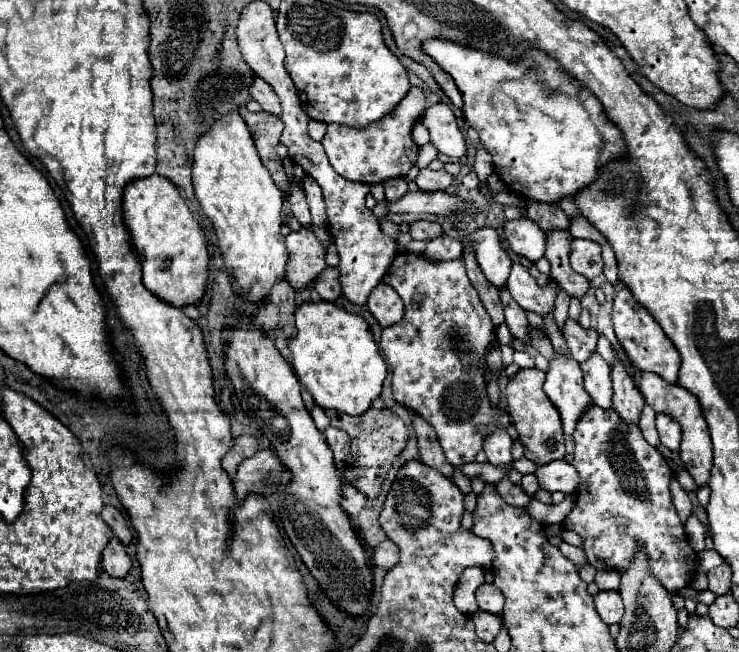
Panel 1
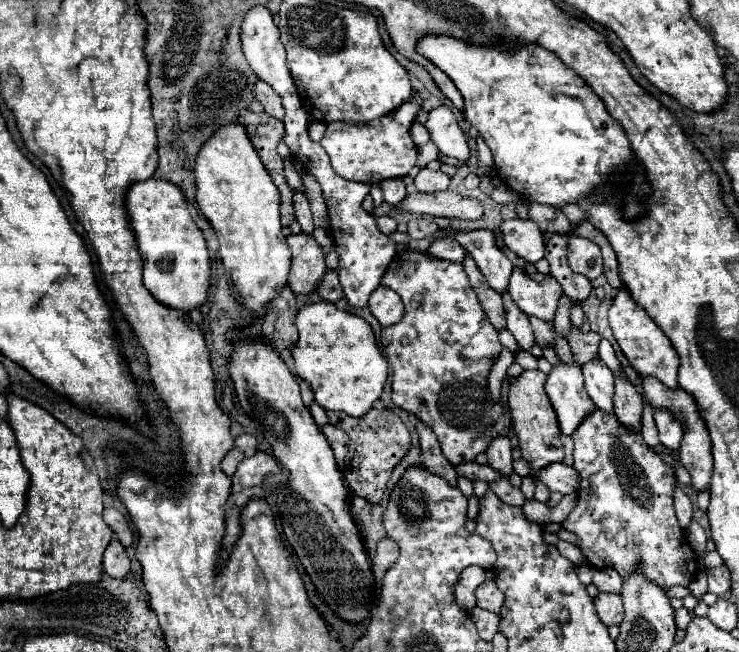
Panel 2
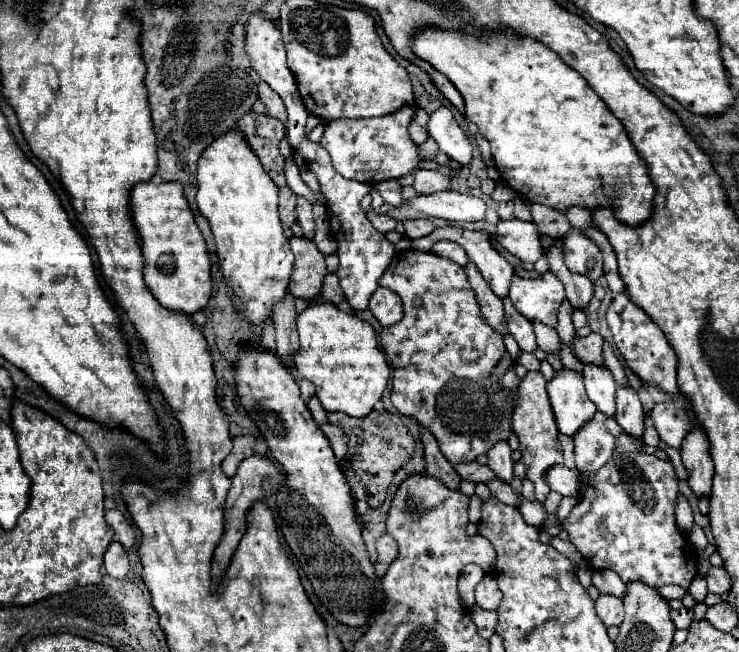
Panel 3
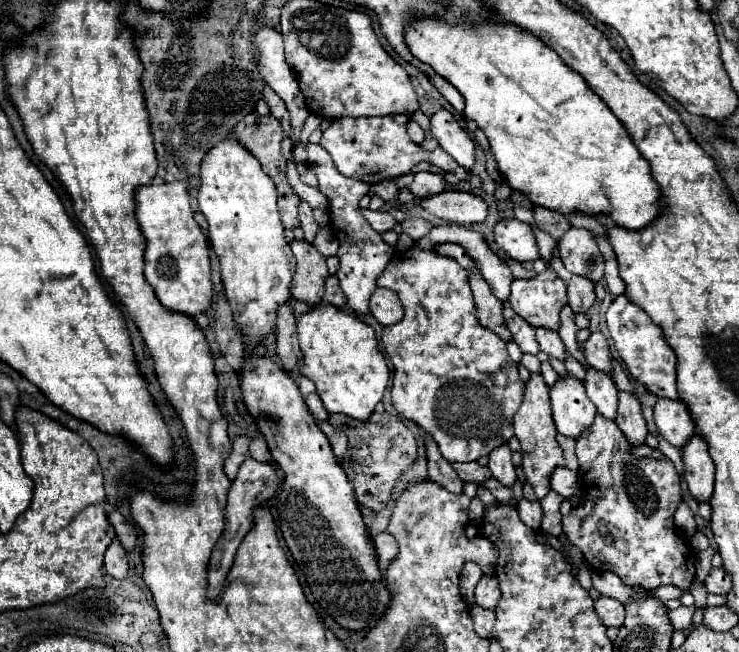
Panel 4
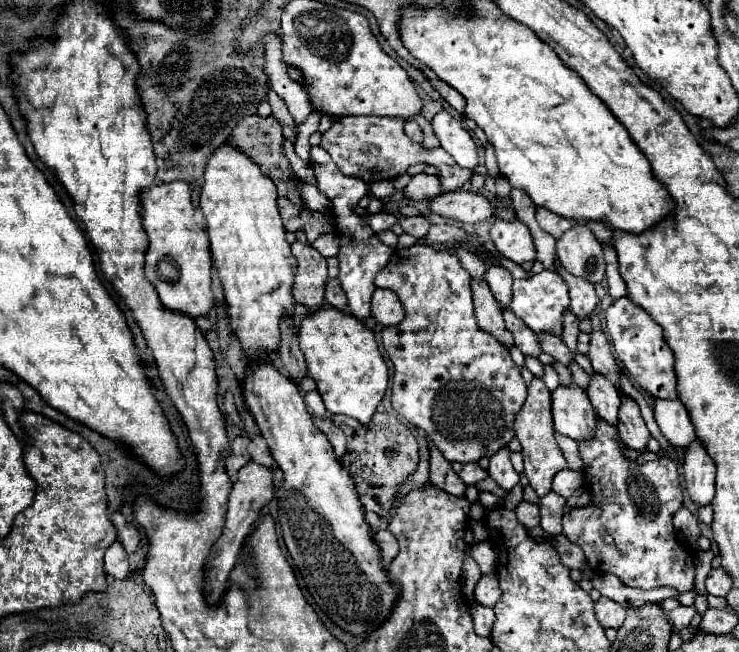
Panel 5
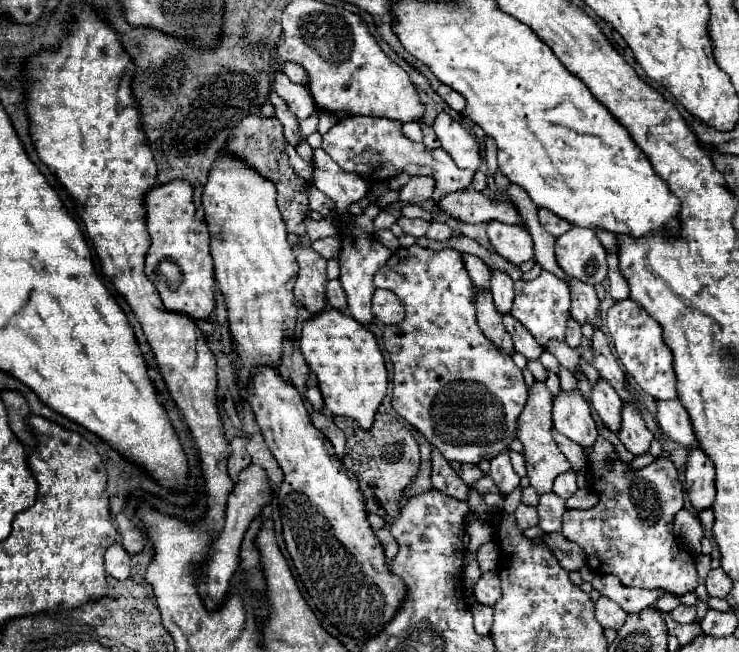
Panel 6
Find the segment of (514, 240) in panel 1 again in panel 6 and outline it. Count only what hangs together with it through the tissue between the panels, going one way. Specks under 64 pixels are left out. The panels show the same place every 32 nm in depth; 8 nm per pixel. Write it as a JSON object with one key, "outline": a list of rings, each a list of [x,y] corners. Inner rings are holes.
{"outline":[[[490,222],[488,224],[488,240],[496,254],[506,258],[512,264],[522,264],[534,258],[534,244],[532,236],[522,226]]]}

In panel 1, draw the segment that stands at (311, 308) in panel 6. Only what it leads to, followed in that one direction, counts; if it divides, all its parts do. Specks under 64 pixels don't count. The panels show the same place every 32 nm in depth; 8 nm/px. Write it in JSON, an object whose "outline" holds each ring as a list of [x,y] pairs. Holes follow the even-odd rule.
{"outline":[[[298,230],[286,236],[286,246],[290,250],[286,280],[294,290],[306,290],[326,268],[324,246],[316,240],[312,230]]]}

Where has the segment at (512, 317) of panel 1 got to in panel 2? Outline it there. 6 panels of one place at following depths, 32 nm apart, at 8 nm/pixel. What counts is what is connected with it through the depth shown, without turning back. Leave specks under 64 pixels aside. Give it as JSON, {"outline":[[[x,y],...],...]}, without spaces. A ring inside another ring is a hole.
{"outline":[[[502,294],[504,300],[504,310],[506,310],[506,322],[508,322],[508,332],[516,338],[518,346],[522,350],[530,350],[536,340],[534,340],[534,332],[530,326],[530,320],[524,312],[520,312],[520,308],[516,308],[516,304],[512,304],[512,298],[506,294]]]}

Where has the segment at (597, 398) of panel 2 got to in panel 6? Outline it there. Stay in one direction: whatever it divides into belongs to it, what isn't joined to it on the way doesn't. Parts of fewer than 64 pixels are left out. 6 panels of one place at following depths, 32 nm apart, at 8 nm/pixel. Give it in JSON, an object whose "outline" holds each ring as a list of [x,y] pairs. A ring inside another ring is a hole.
{"outline":[[[600,380],[594,388],[592,388],[592,404],[596,408],[596,412],[600,414],[604,426],[618,434],[620,432],[620,412],[622,412],[622,402],[620,402],[620,396],[614,392],[614,388],[606,382],[606,380]]]}

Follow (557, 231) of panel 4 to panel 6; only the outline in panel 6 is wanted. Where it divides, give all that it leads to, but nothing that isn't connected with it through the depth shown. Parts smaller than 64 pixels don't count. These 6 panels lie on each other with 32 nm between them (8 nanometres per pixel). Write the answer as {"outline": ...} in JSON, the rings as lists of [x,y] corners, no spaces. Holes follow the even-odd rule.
{"outline":[[[540,208],[538,216],[540,216],[540,224],[542,224],[552,236],[556,236],[556,238],[562,236],[564,232],[568,232],[568,228],[572,228],[570,222],[566,222],[564,218],[560,218],[560,216],[556,216],[556,214],[544,210],[544,208]]]}

